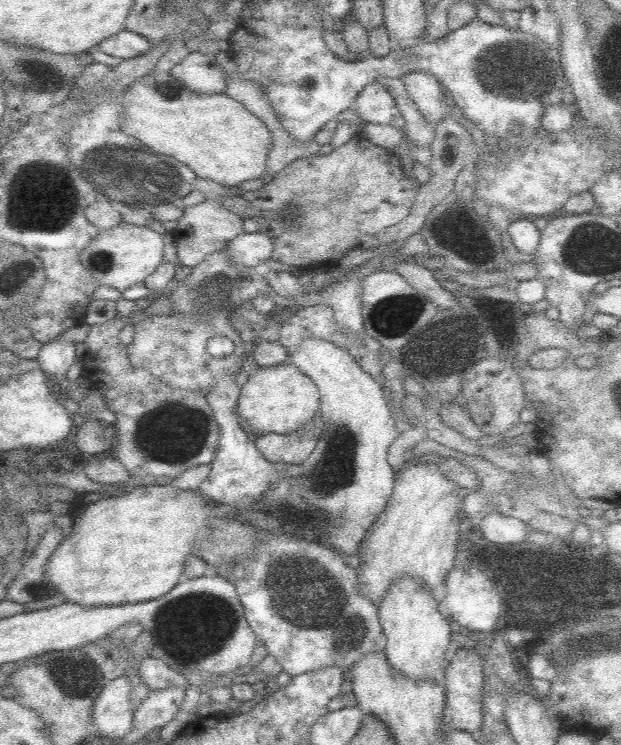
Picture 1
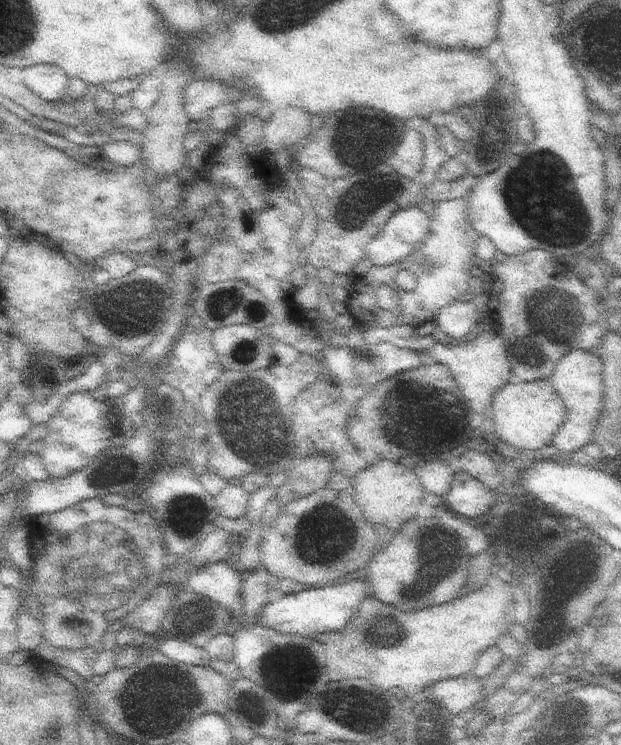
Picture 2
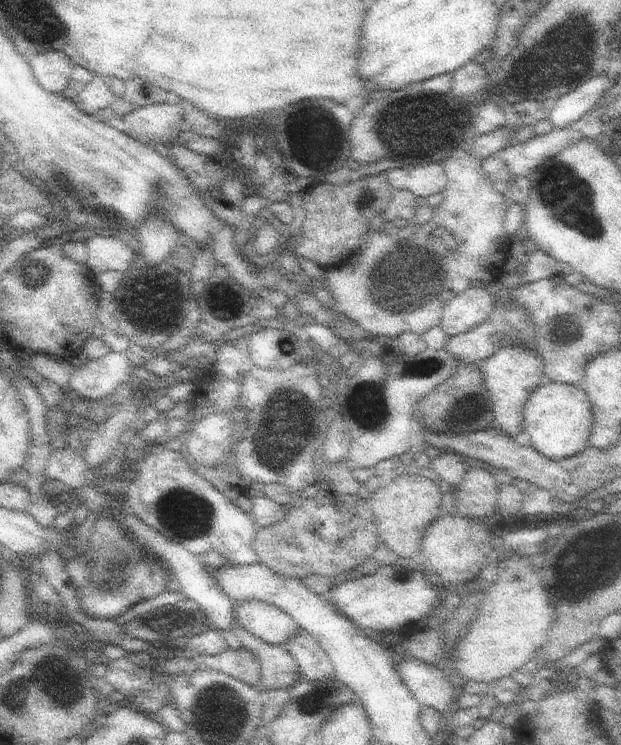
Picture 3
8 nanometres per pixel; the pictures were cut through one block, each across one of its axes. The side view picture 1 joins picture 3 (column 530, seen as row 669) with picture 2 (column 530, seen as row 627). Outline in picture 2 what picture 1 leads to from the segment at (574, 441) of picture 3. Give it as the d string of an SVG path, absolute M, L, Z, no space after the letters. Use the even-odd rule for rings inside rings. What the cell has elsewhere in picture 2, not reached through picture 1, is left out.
M547 380L535 382L509 382L499 388L493 396L493 430L495 434L509 442L513 448L537 450L551 442L551 436L557 432L559 424L565 420L565 406L557 396L555 388Z

